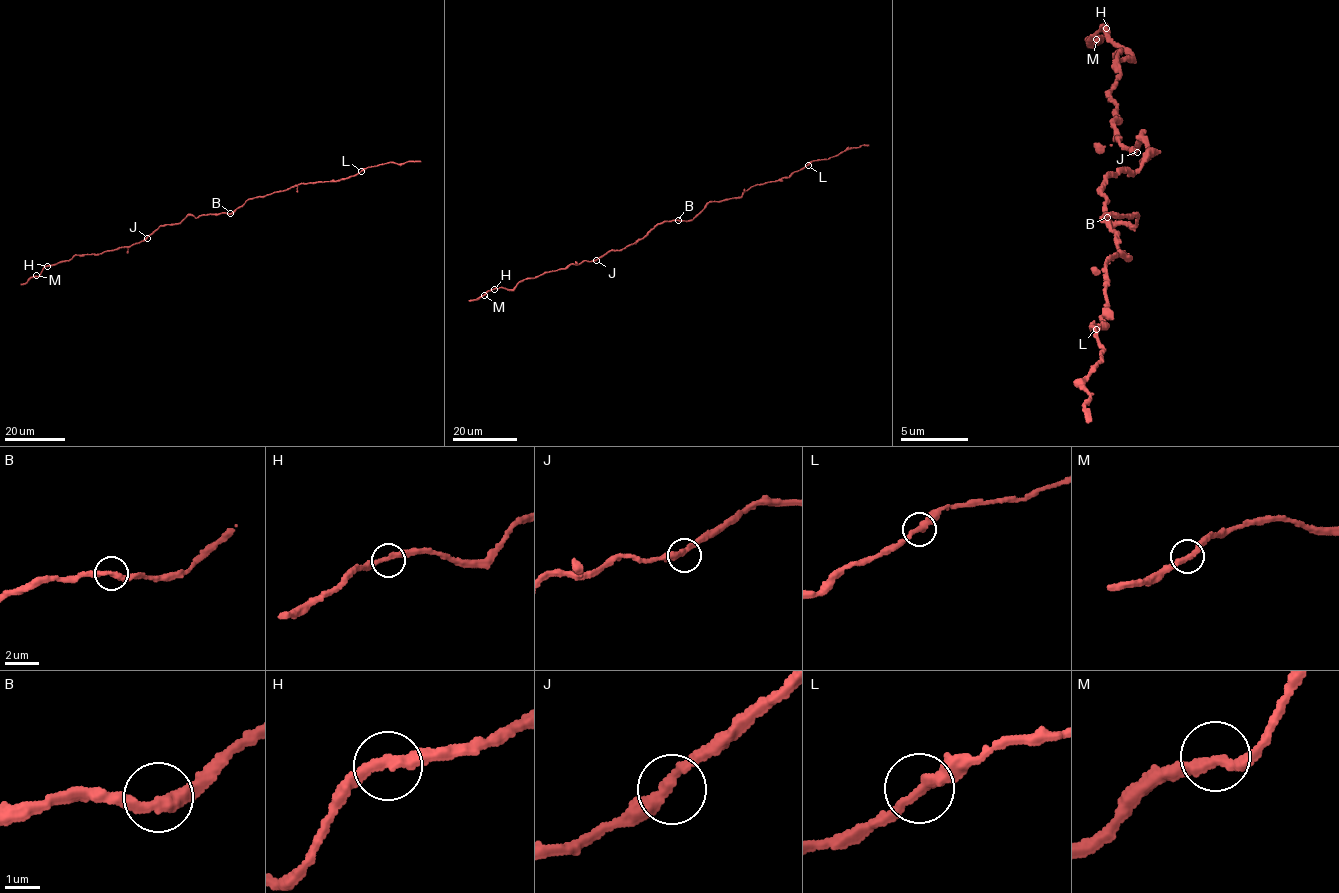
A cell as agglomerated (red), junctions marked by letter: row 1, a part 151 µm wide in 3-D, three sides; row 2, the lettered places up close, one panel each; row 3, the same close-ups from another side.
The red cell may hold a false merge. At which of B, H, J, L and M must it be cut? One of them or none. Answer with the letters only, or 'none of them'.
none of them

